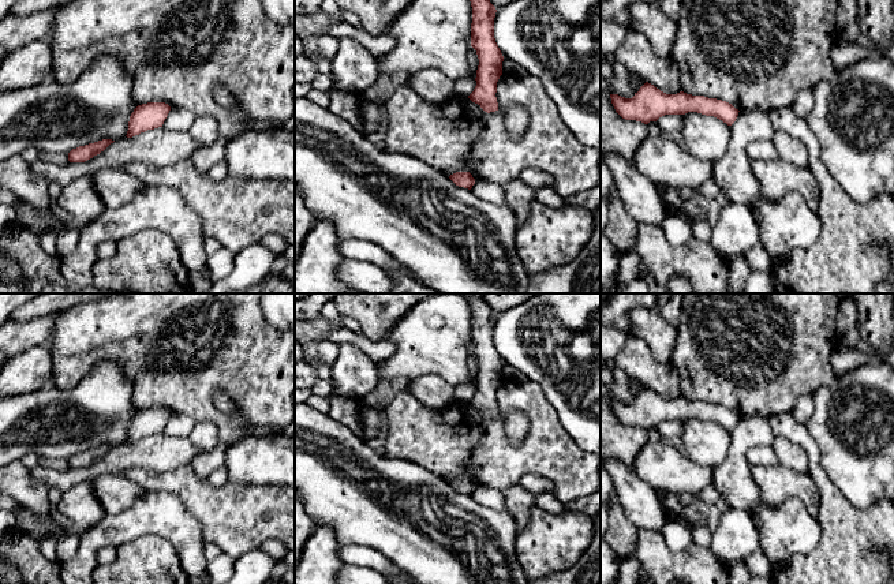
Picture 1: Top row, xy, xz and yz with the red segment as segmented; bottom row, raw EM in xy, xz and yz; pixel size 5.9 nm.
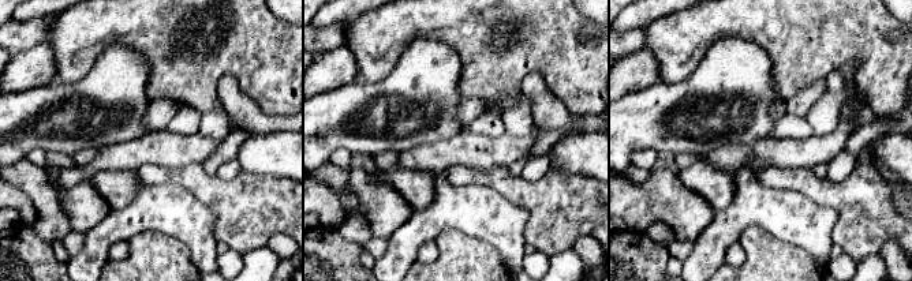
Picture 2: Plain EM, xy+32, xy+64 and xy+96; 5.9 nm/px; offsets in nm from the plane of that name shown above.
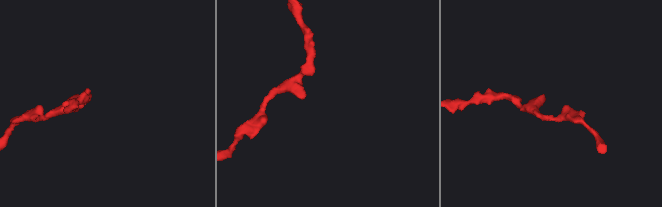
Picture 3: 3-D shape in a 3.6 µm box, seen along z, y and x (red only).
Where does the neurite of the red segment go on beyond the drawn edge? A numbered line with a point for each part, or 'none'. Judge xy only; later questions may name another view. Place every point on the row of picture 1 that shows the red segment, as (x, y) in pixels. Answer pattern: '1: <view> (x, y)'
none

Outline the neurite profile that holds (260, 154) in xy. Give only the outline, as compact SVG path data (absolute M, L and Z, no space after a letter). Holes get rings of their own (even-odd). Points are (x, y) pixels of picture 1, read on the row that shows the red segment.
M247 130L228 141L224 161L231 176L295 180L295 132Z

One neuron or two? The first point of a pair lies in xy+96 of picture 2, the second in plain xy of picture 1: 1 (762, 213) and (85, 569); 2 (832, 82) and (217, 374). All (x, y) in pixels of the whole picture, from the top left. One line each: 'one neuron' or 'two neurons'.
1: one neuron
2: two neurons

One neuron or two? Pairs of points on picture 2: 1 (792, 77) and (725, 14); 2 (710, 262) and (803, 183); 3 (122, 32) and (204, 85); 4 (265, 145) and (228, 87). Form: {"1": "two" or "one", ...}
{"1": "one", "2": "two", "3": "one", "4": "two"}

